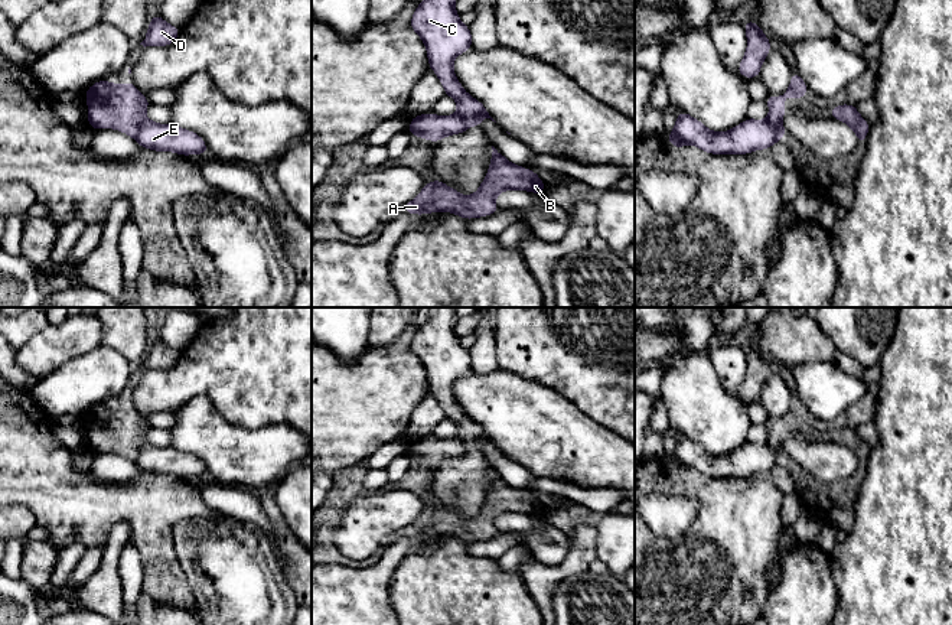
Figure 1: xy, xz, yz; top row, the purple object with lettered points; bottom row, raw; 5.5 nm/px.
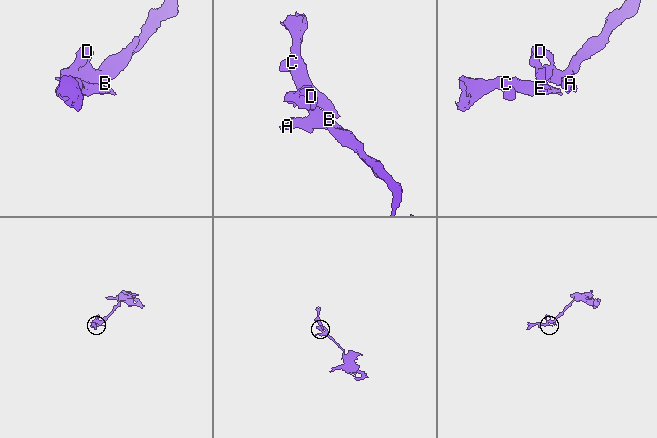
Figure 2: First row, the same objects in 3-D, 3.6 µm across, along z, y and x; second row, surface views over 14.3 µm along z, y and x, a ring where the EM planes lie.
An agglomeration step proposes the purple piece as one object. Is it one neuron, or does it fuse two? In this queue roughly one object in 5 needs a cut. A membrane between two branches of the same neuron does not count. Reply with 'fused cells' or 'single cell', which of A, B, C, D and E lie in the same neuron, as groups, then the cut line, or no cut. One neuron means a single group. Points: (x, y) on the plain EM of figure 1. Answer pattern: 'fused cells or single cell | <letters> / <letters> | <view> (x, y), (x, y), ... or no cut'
fused cells | A B D / C E | yz (766, 443), (773, 451), (778, 464)

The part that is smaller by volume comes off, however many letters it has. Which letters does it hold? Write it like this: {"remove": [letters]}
{"remove": ["C", "E"]}

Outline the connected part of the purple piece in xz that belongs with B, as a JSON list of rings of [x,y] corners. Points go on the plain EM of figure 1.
[[[492,469],[492,482],[485,504],[470,518],[462,518],[438,502],[427,505],[418,520],[404,527],[404,537],[431,537],[444,534],[463,543],[488,540],[499,534],[495,521],[505,514],[529,514],[542,517],[545,507],[534,494],[514,488]]]

